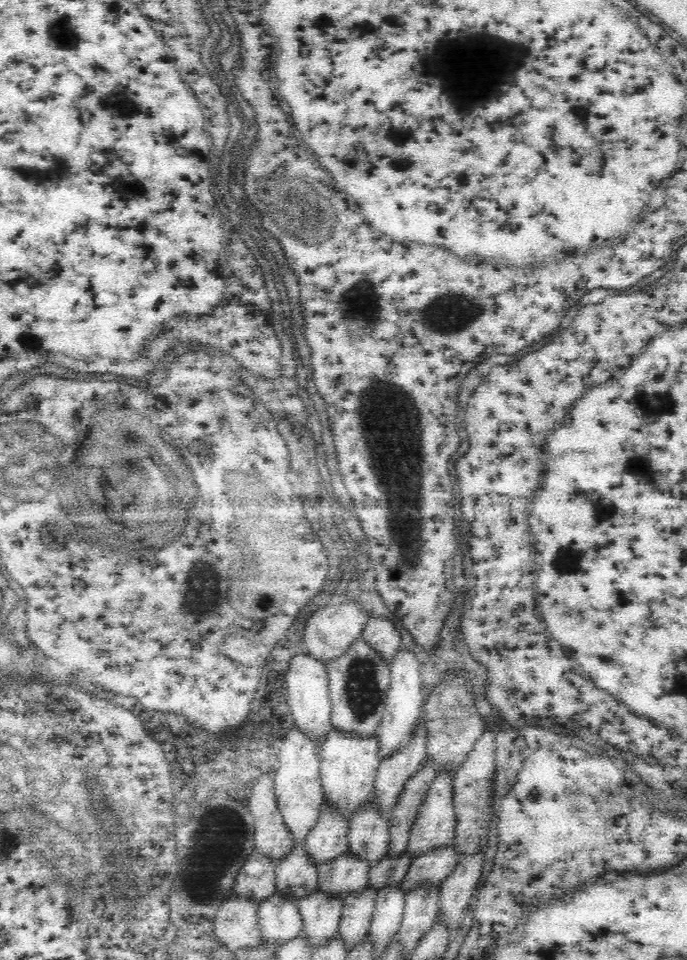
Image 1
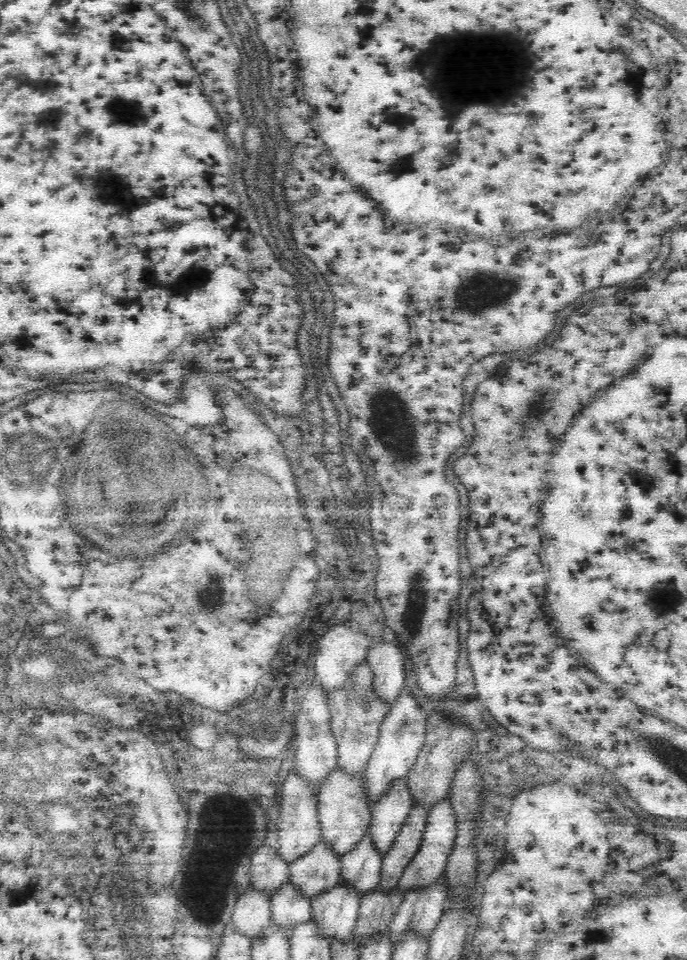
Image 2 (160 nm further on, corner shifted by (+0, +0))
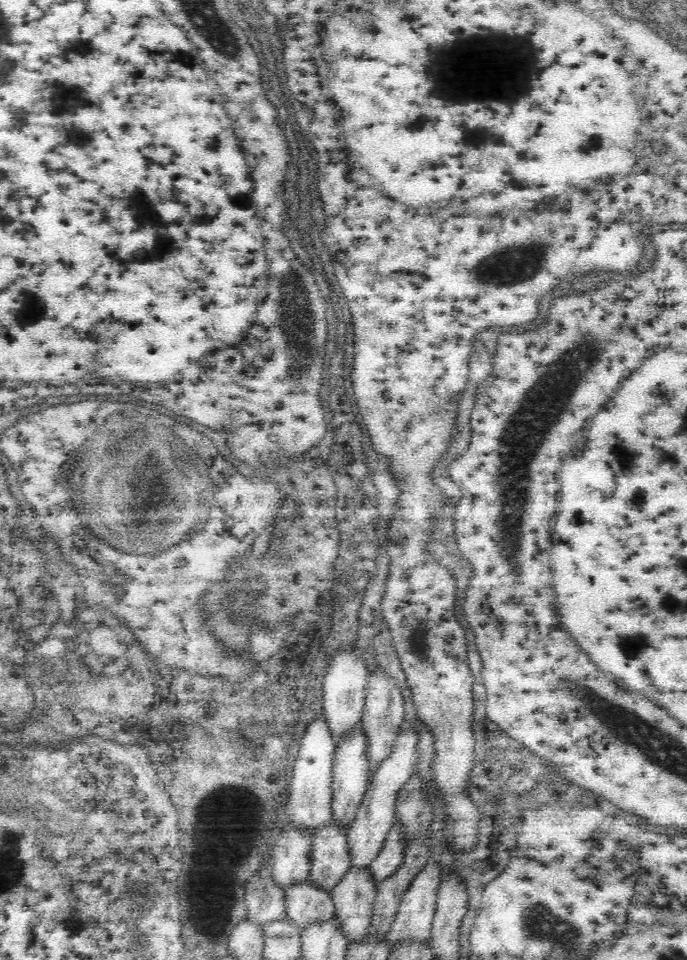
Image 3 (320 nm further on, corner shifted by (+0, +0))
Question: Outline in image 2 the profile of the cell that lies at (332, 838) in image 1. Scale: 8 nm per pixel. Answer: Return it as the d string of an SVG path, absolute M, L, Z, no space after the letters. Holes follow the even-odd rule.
M320 840L314 848L289 866L288 881L311 902L340 883L340 862L334 849Z

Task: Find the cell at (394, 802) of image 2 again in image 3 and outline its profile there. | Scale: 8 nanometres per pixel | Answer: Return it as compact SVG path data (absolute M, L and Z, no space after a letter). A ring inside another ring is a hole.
M395 821L388 833L383 849L379 852L378 858L375 858L368 868L376 888L382 882L394 876L401 867L405 850L404 843L400 838L402 838L400 822Z

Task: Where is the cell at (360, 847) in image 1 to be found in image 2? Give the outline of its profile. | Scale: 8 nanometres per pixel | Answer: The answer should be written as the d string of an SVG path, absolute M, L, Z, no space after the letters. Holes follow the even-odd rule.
M368 834L340 862L340 883L358 891L361 900L378 888L382 857Z

